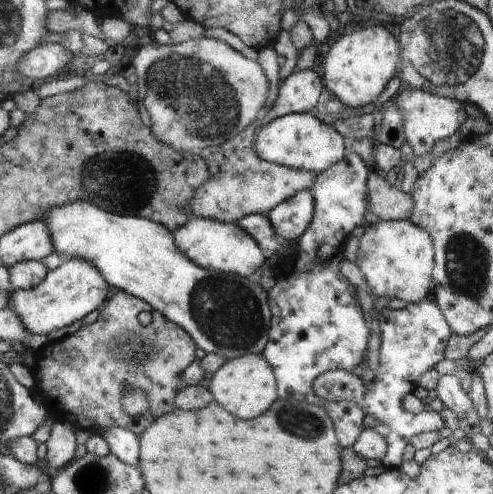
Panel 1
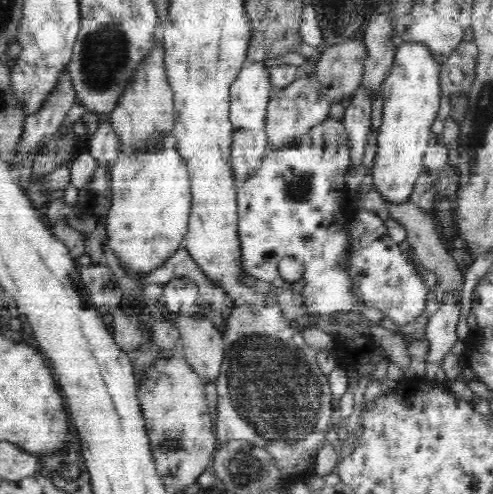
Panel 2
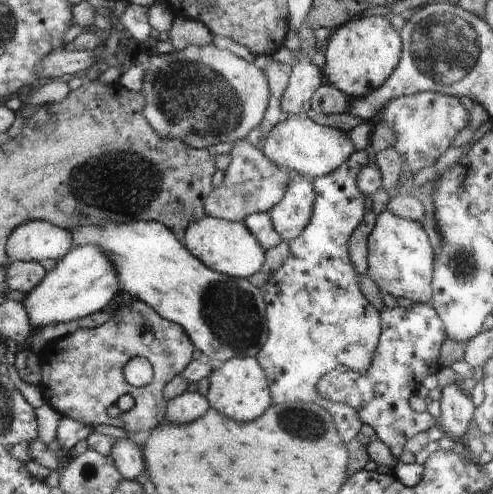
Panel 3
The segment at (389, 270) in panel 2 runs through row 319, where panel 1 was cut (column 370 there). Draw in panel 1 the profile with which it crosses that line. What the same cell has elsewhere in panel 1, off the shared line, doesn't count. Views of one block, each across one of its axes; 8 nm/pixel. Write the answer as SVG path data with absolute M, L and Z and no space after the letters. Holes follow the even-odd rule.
M425 300L419 304L405 304L401 310L389 310L385 306L379 306L379 314L375 314L375 318L379 320L381 328L379 334L381 346L379 346L379 368L377 372L373 372L373 388L367 390L365 380L349 370L333 370L315 380L315 392L319 398L333 404L347 402L351 406L359 406L367 416L385 426L387 454L381 460L381 466L385 470L399 470L403 462L403 448L415 436L425 432L437 432L443 428L437 412L409 414L401 404L403 398L413 394L413 390L419 386L419 378L431 372L433 366L445 358L443 352L451 336L451 328L447 326L447 320L443 318L433 300Z

